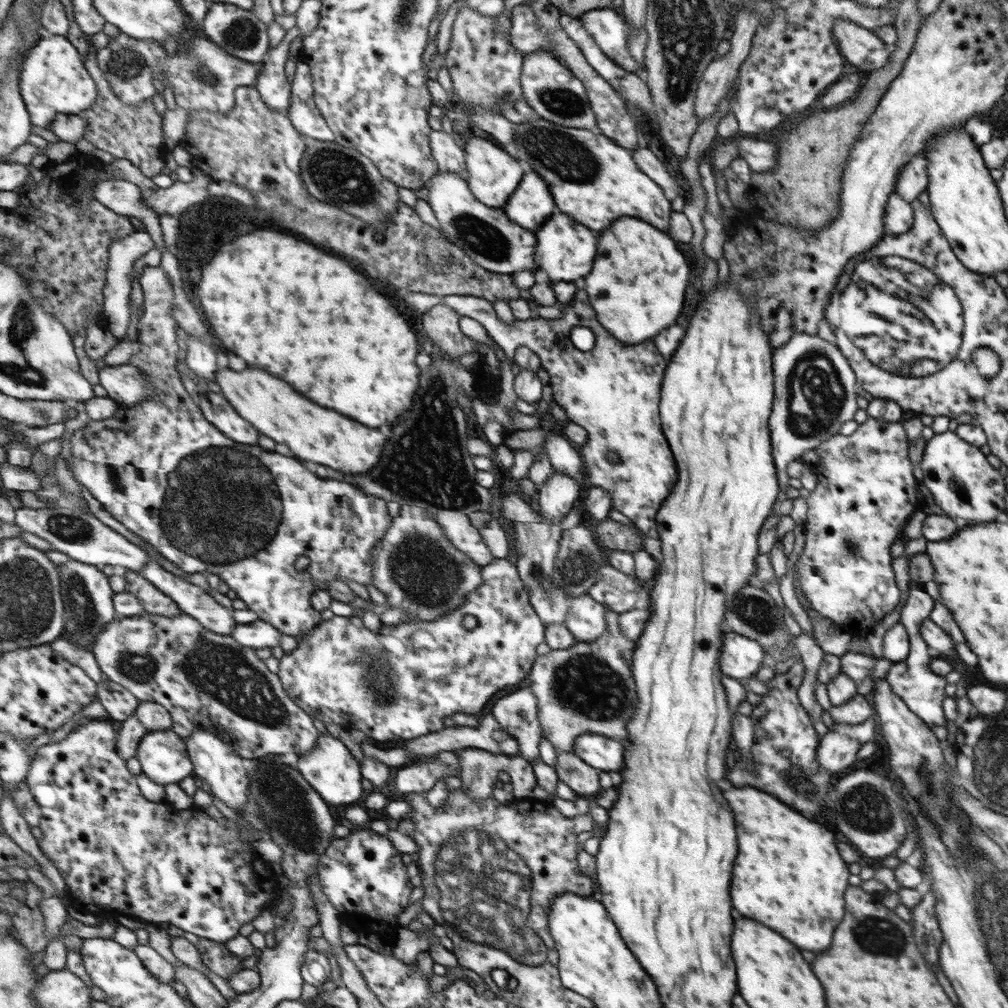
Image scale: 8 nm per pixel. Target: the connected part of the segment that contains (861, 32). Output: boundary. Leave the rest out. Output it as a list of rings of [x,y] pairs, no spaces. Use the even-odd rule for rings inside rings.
[[[838,19],[834,24],[837,47],[848,65],[854,65],[868,74],[882,68],[889,59],[886,43],[871,28],[863,27],[850,19]]]

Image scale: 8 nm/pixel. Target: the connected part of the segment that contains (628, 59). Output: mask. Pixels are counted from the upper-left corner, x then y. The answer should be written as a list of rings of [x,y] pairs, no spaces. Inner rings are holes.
[[[594,9],[580,16],[582,26],[592,40],[618,66],[635,73],[638,63],[634,60],[626,43],[631,35],[631,26],[618,9]]]

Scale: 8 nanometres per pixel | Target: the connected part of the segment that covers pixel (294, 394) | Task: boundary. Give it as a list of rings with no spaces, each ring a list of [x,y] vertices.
[[[225,368],[218,371],[216,382],[221,386],[225,398],[238,408],[246,420],[258,426],[260,432],[272,436],[276,442],[288,444],[300,460],[332,466],[346,474],[366,474],[382,456],[382,446],[388,436],[384,436],[380,430],[366,428],[364,424],[336,410],[312,402],[288,382],[272,376],[266,370],[248,368],[244,372],[236,372]]]

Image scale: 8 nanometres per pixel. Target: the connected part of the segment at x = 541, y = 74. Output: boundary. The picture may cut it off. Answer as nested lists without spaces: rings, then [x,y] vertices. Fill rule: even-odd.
[[[536,51],[524,55],[521,76],[524,100],[533,108],[536,116],[564,128],[585,128],[593,133],[601,133],[583,82],[550,51]]]

